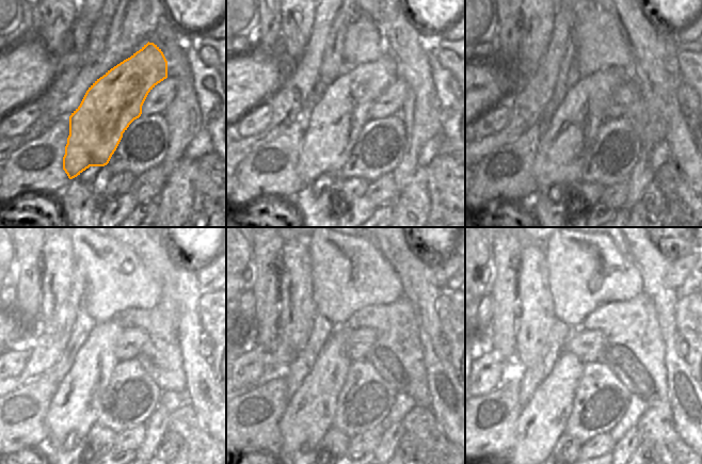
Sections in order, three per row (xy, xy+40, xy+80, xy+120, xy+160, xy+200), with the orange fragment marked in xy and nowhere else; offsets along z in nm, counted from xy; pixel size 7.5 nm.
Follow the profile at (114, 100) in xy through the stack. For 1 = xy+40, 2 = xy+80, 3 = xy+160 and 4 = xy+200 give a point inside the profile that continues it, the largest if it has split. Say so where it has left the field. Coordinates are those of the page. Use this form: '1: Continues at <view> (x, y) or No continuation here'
1: Continues at xy+40 (334, 123)
2: Continues at xy+80 (562, 150)
3: Continues at xy+160 (309, 414)
4: Continues at xy+200 (541, 422)

